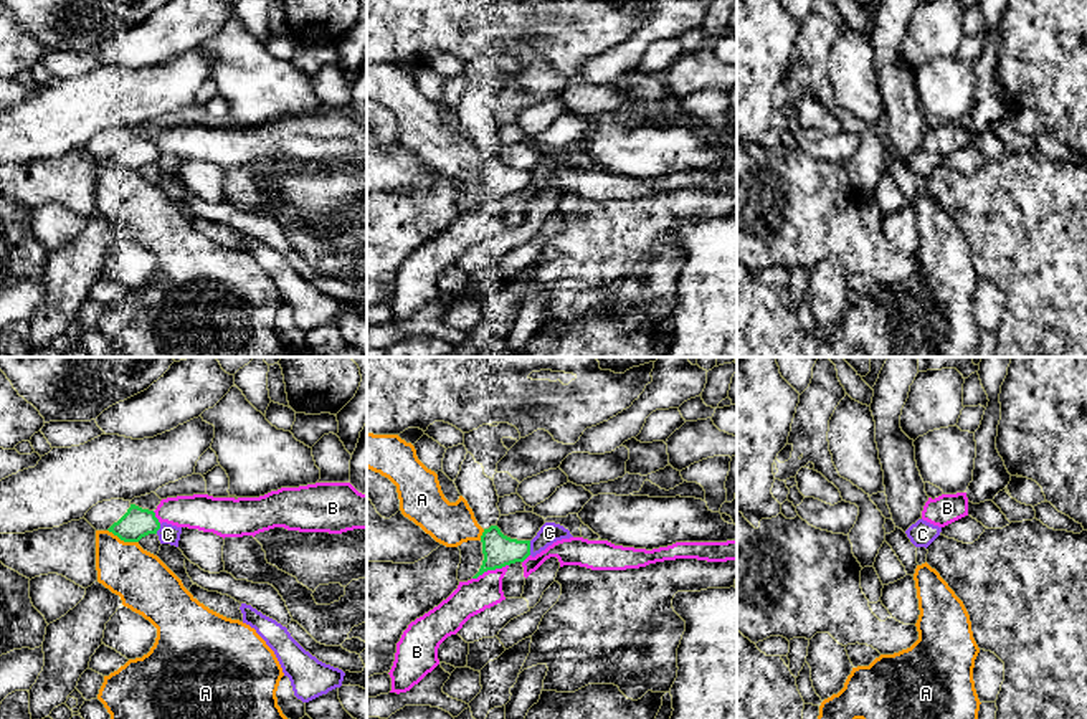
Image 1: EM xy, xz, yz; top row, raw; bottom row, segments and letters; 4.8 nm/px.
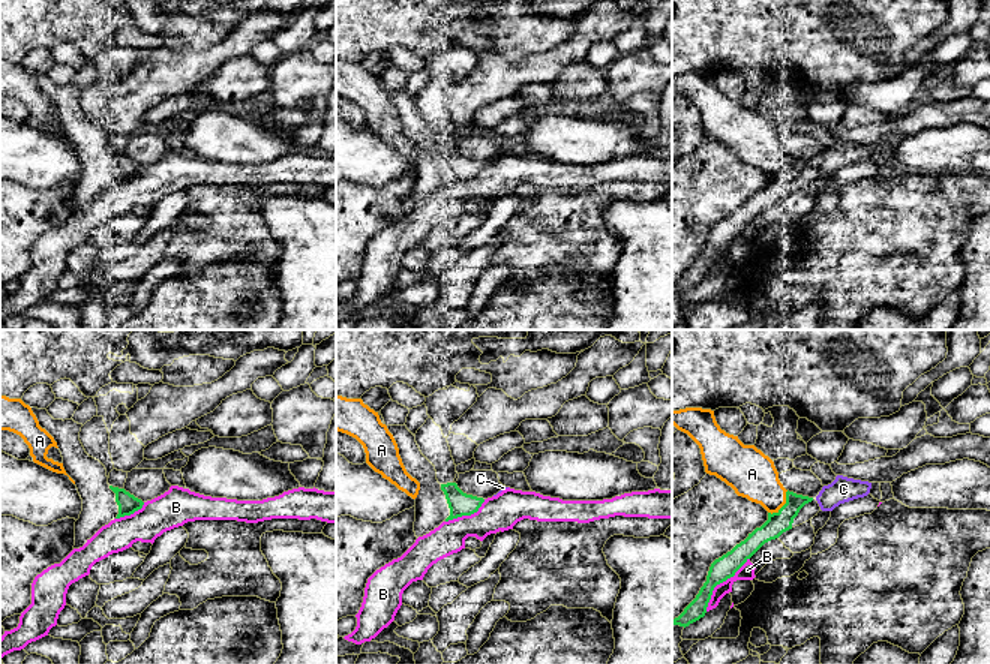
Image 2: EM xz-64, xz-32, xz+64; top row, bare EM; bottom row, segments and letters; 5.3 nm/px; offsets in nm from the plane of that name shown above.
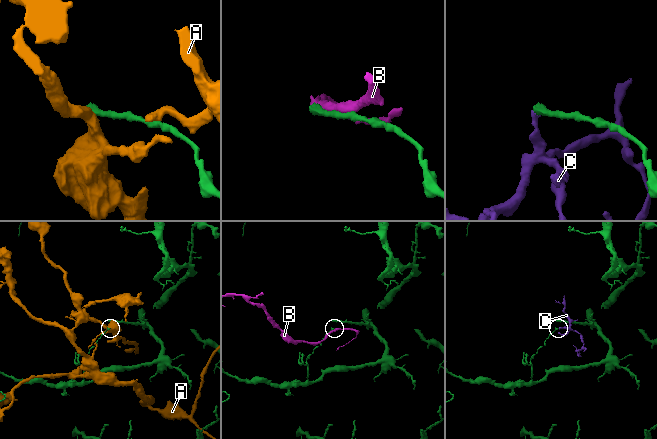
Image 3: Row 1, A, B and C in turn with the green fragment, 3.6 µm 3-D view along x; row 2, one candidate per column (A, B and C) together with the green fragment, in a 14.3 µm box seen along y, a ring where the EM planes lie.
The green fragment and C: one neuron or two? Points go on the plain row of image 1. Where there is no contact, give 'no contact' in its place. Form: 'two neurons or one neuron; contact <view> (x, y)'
two neurons; contact xz (529, 177)

